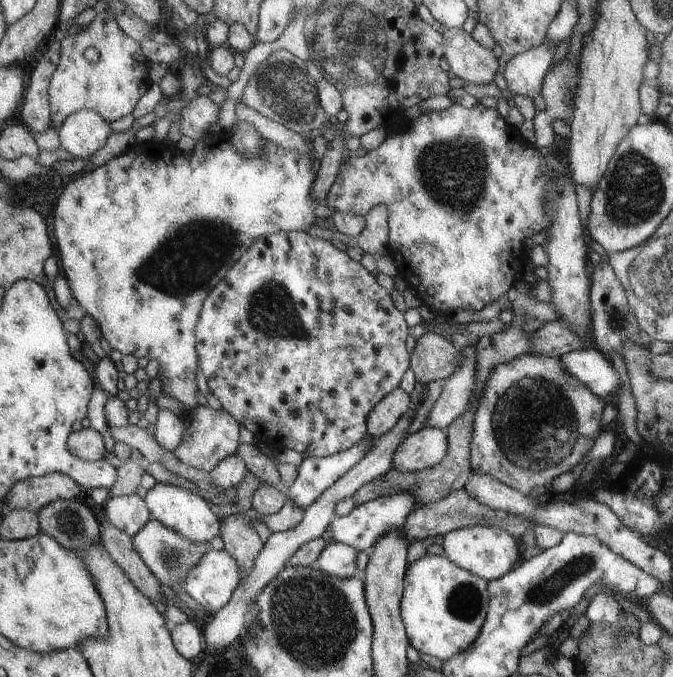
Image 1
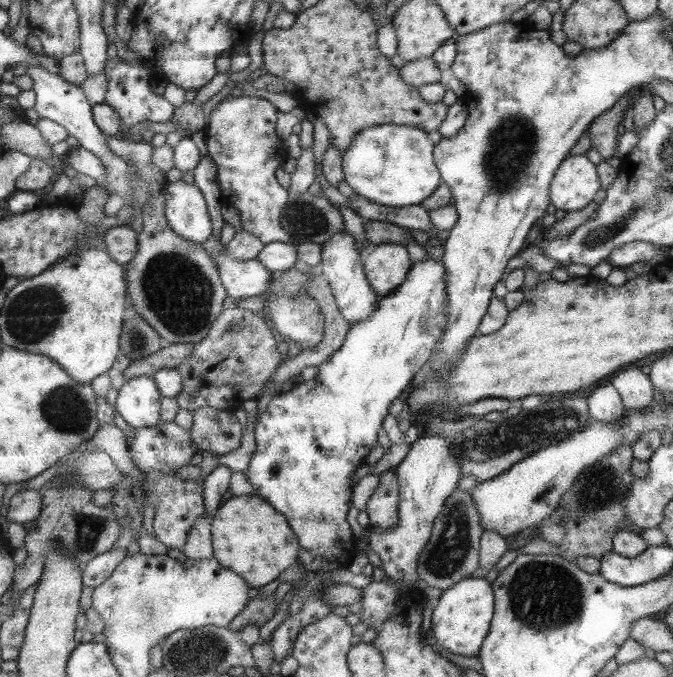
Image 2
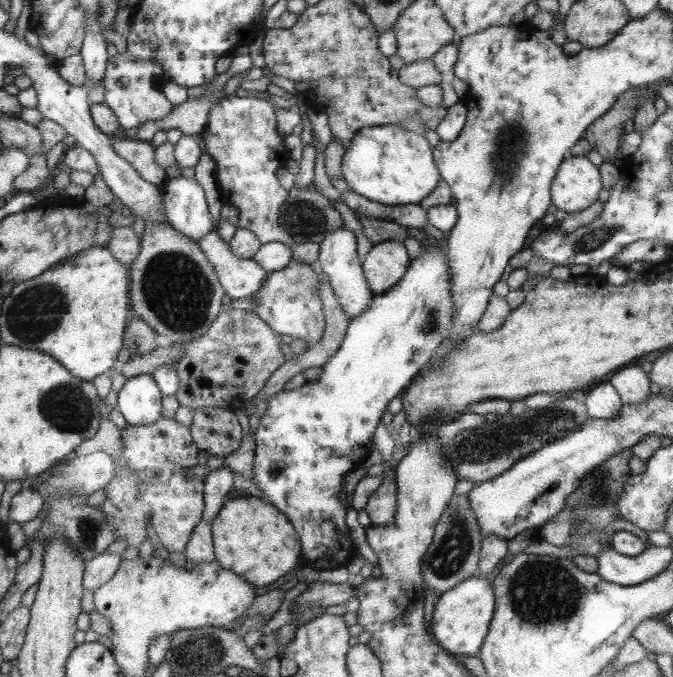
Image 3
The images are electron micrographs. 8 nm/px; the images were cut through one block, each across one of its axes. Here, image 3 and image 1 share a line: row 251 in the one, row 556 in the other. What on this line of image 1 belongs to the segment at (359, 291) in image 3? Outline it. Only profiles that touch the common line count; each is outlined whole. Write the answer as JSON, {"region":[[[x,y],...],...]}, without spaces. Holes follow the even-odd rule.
{"region":[[[329,542],[328,546],[321,550],[315,567],[336,578],[350,578],[356,572],[357,554],[356,548],[352,548],[349,544]]]}

